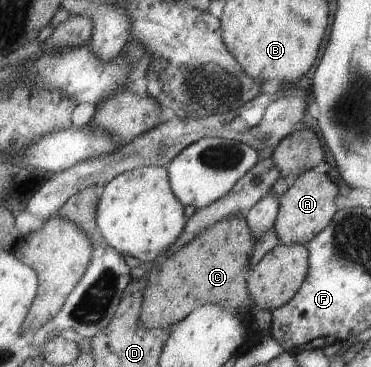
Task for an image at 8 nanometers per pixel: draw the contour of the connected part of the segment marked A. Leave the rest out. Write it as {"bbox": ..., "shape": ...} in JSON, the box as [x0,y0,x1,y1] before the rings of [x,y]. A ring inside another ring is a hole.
{"bbox":[276,170,339,245],"shape":[[[309,170],[303,172],[294,184],[280,197],[280,210],[276,221],[276,232],[283,244],[309,245],[316,235],[331,225],[338,208],[336,199],[339,195],[339,185],[331,181],[327,173],[319,174]]]}

